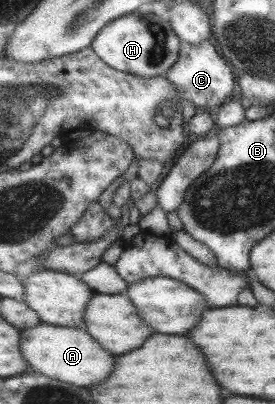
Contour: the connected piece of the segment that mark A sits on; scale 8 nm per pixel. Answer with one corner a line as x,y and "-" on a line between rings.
43,322
40,326
25,328
23,355
29,361
31,372
39,371
47,377
75,383
79,387
103,383
115,371
115,355
83,327
63,327

